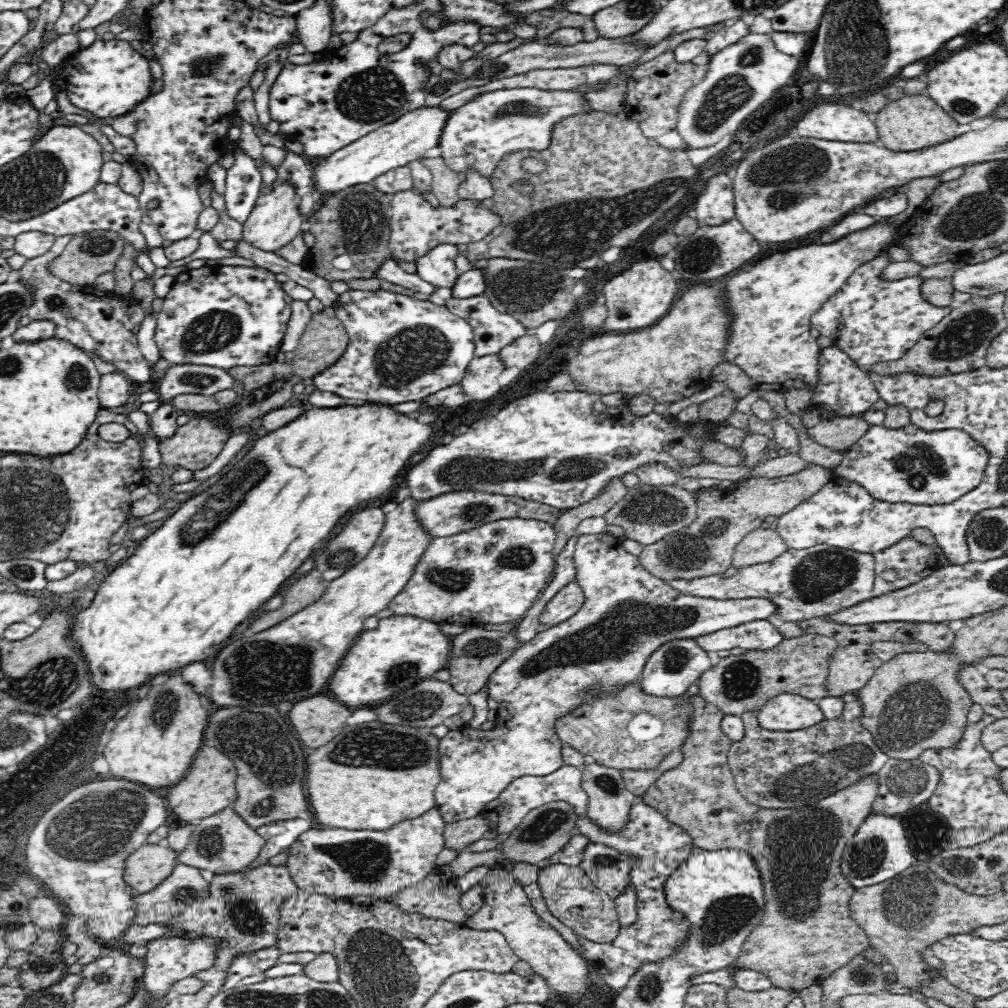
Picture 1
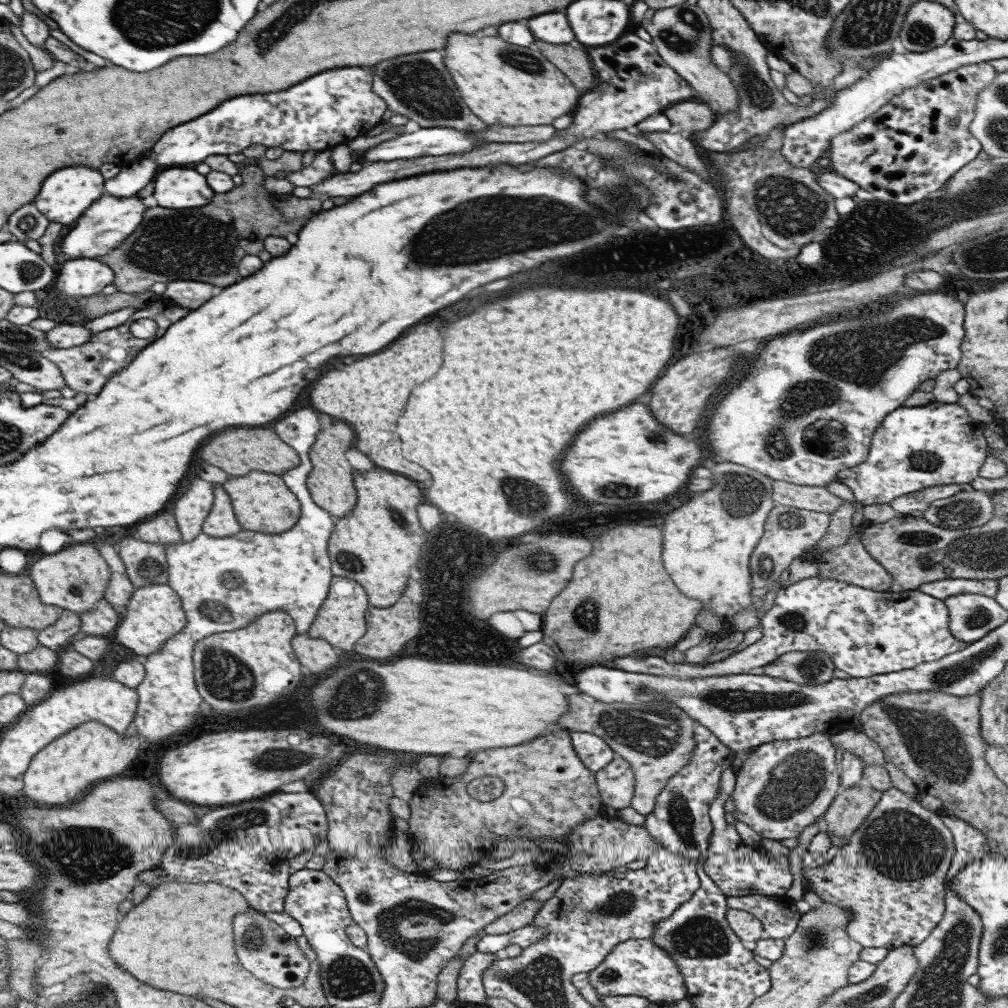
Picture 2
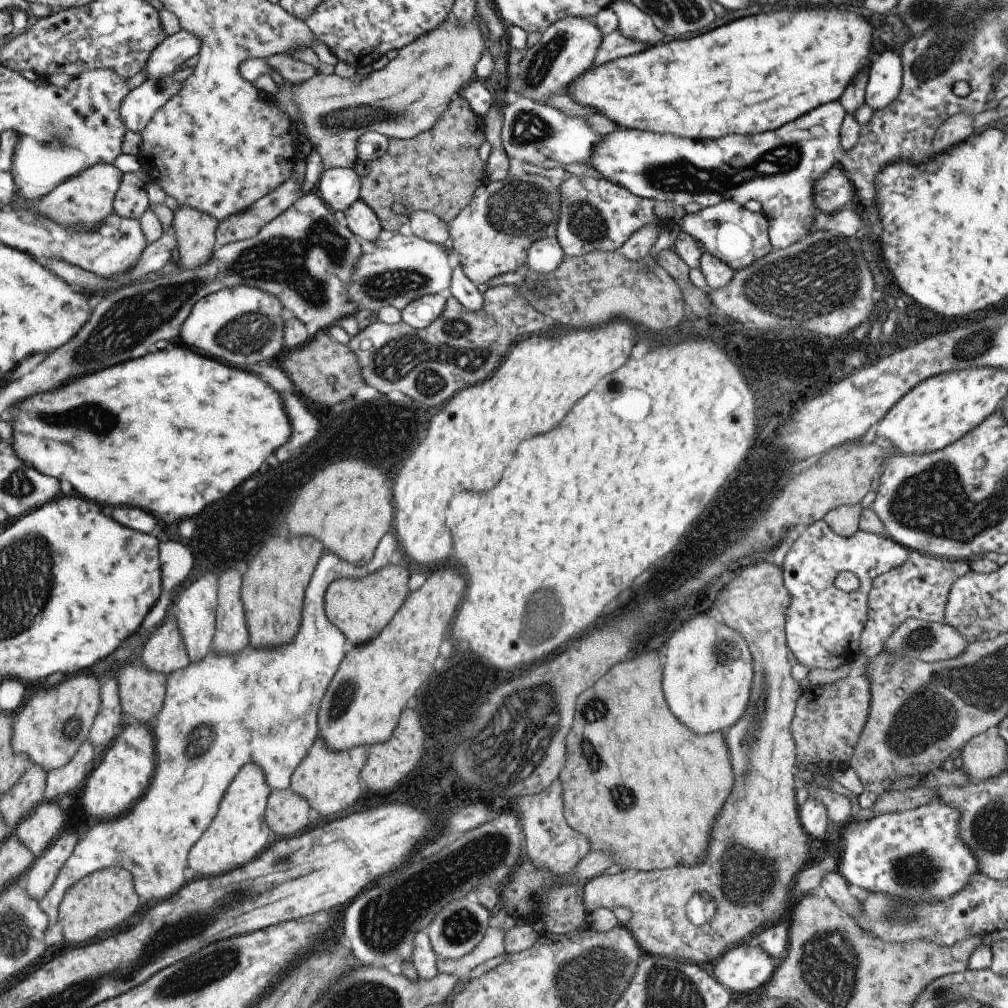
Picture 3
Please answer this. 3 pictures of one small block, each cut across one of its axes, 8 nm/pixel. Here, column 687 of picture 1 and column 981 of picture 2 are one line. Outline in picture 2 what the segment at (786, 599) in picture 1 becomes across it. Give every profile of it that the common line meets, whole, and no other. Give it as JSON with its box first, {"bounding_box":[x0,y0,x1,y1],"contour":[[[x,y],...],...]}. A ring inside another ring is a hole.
{"bounding_box":[917,577,998,600],"contour":[[[950,577],[920,585],[917,589],[940,600],[954,596],[954,594],[966,593],[983,594],[994,598],[998,592],[998,578],[978,580]]]}

